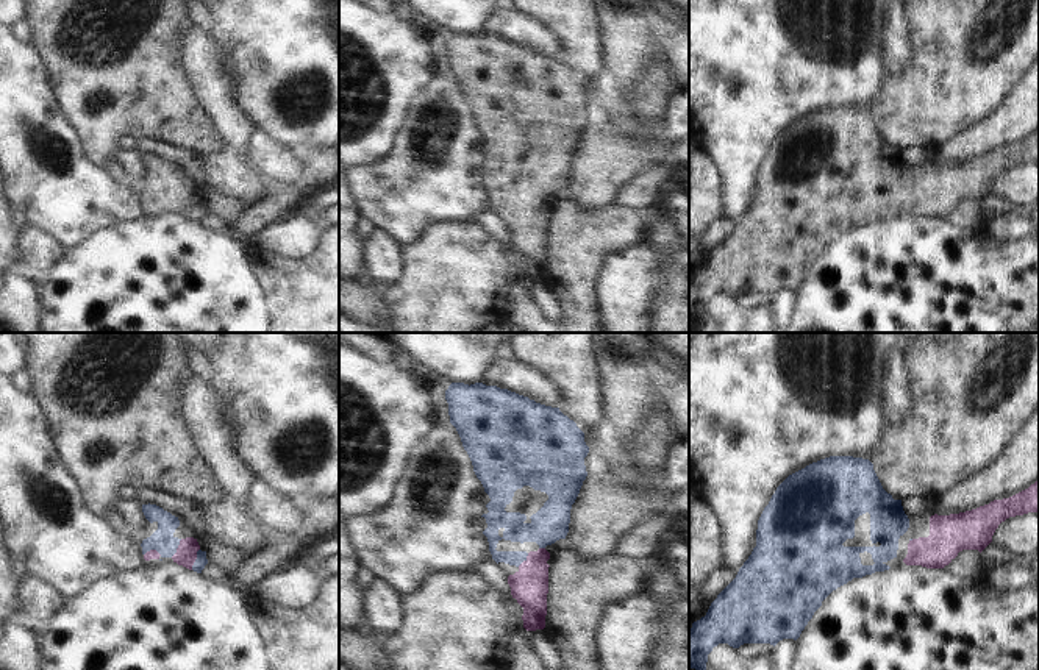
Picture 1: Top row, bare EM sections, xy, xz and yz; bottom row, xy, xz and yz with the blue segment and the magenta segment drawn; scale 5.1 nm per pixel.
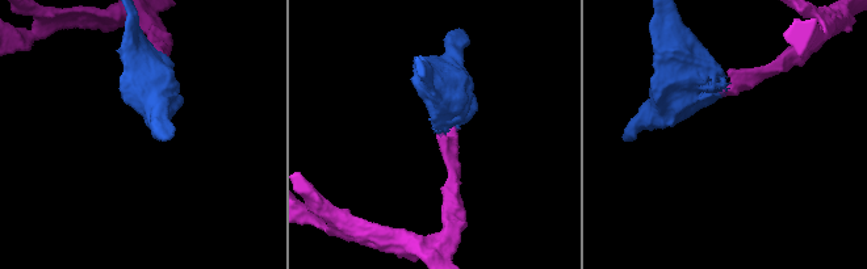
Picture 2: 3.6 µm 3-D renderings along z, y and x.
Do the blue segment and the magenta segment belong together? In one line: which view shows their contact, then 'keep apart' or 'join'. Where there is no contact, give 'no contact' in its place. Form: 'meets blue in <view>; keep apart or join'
meets blue in xy; join

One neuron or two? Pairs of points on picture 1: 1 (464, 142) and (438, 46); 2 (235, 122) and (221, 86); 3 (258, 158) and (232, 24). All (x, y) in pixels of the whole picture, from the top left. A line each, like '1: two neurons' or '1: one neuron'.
1: two neurons
2: one neuron
3: two neurons

